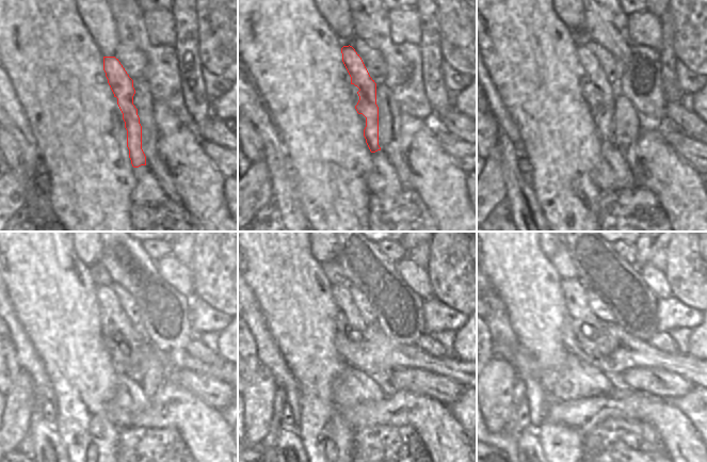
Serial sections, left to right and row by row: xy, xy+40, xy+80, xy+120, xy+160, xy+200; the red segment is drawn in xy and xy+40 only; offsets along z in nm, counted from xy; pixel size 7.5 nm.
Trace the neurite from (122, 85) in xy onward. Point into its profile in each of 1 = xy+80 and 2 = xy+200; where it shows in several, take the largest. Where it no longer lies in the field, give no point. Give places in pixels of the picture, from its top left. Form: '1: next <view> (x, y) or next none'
1: next xy+80 (591, 68)
2: next xy+200 (575, 296)

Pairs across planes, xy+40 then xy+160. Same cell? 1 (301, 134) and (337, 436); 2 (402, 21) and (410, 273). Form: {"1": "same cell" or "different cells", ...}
{"1": "same cell", "2": "same cell"}

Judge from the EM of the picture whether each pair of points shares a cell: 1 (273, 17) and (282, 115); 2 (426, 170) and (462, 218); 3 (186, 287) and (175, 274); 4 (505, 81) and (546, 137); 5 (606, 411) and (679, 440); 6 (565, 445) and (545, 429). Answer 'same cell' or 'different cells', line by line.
1: same cell
2: same cell
3: same cell
4: same cell
5: same cell
6: same cell

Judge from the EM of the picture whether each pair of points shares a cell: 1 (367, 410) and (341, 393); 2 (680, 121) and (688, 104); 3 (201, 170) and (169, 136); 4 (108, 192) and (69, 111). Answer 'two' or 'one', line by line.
1: two
2: two
3: one
4: one

